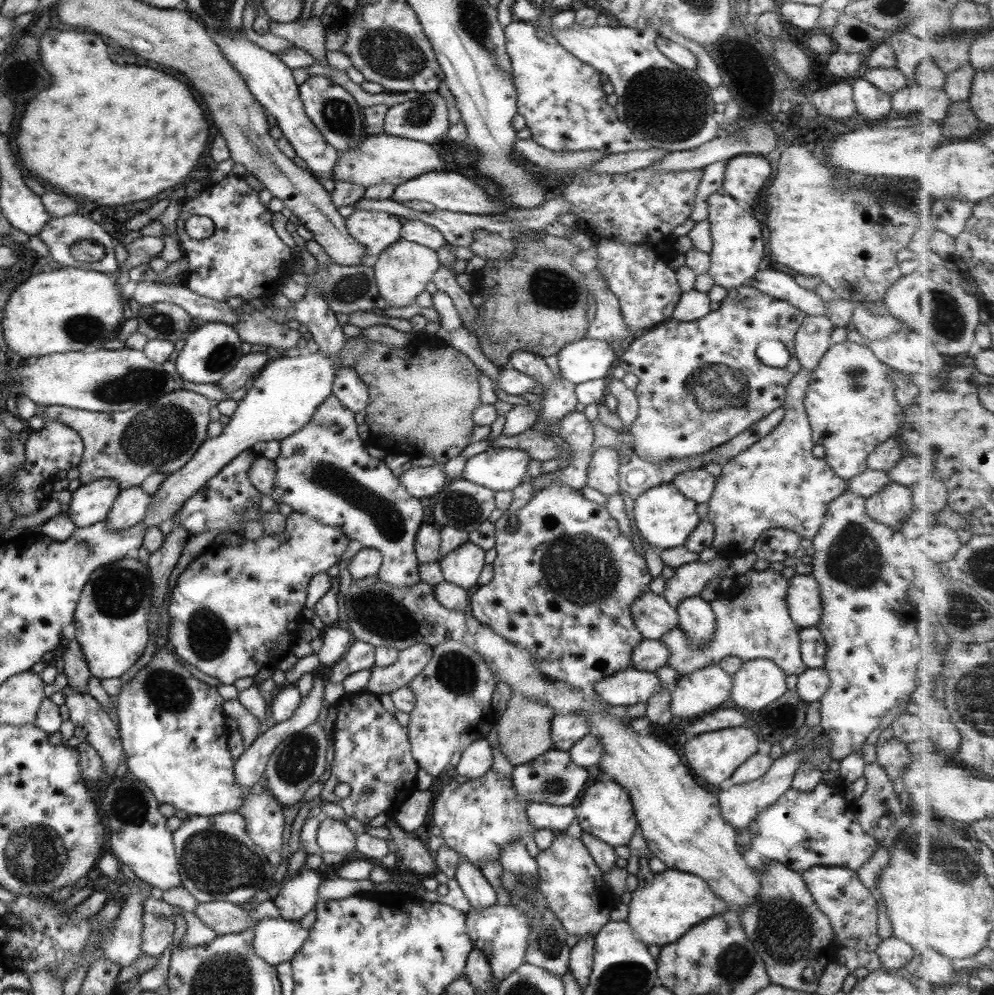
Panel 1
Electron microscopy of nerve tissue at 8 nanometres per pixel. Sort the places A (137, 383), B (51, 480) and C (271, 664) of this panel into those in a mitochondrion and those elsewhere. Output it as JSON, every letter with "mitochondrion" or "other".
{"A":"mitochondrion","B":"other","C":"other"}

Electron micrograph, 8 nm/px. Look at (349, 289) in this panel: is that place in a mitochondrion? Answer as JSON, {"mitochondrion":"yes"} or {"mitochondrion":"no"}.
{"mitochondrion":"yes"}

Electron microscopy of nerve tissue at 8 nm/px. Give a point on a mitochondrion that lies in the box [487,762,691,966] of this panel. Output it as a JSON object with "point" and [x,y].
{"point":[549,941]}

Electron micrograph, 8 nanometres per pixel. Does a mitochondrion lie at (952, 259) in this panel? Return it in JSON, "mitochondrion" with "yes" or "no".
{"mitochondrion":"no"}

